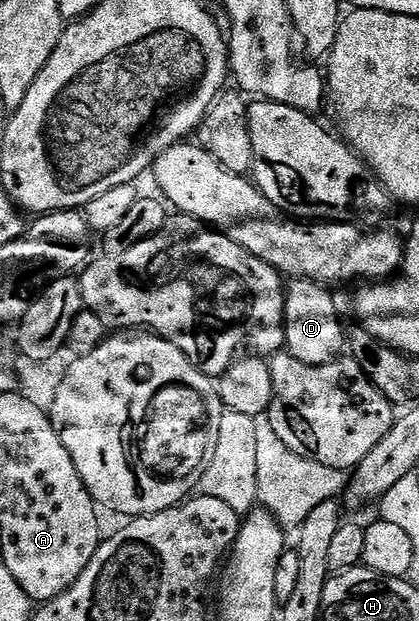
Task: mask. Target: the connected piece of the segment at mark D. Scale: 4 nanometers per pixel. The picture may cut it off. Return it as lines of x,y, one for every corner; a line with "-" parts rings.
294,279
286,287
286,345
285,350
304,365
324,365
343,354
348,335
342,331
338,307
323,284
313,279

